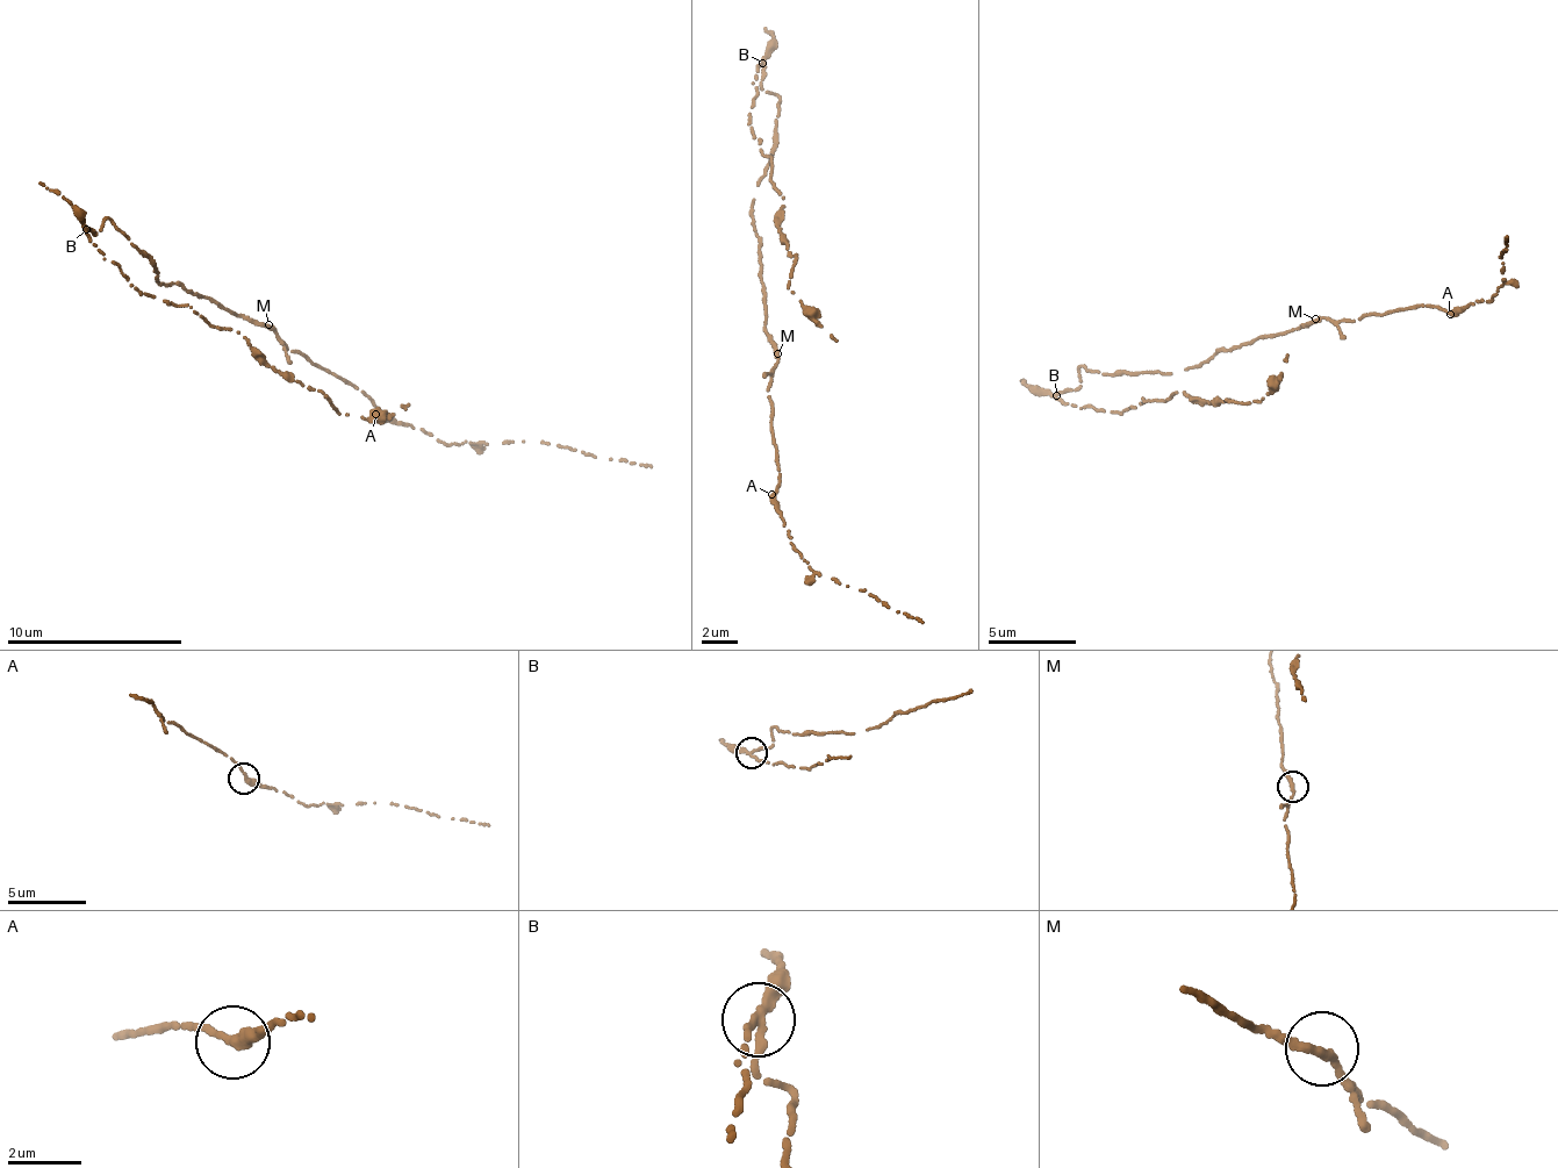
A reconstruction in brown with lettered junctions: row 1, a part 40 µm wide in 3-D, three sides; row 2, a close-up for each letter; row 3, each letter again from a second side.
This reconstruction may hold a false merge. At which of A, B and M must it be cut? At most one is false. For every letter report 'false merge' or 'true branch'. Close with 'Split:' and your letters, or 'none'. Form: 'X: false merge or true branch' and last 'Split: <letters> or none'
A: true branch
B: false merge
M: true branch
Split: B

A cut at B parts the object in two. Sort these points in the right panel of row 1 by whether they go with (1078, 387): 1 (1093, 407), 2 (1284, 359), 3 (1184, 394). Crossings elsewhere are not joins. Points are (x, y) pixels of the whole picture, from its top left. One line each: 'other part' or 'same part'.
1: other part
2: other part
3: other part

